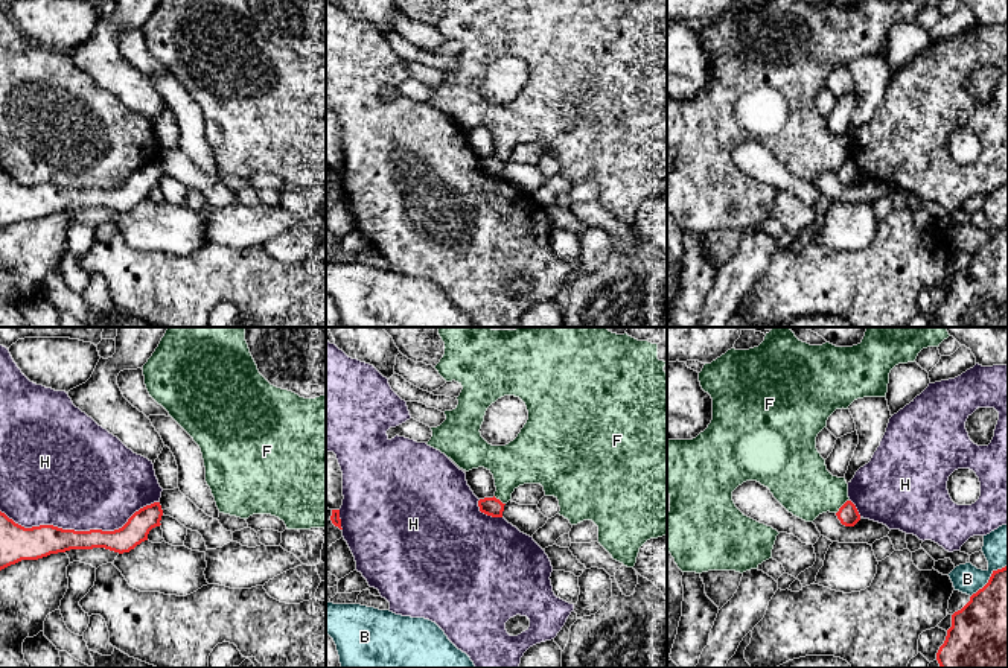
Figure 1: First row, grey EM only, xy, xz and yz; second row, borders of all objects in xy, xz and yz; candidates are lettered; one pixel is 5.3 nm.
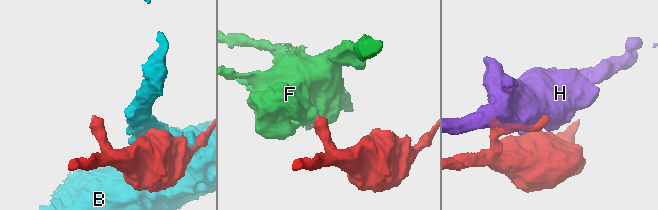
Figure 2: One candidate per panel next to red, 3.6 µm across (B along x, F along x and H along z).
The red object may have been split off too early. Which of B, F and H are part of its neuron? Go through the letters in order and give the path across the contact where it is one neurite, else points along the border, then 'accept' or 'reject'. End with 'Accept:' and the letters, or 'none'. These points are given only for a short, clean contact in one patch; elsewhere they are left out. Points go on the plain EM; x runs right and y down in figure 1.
B: reject
F: along yz (848, 159), (836, 172) | reject
H: reject
Accept: none

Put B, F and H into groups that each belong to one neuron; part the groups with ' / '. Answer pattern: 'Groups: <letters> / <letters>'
Groups: B / F / H

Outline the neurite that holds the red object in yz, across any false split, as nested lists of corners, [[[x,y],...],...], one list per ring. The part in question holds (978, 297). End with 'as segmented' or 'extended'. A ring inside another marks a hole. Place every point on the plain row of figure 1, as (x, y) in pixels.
[[[1008,224],[952,274],[952,286],[936,312],[941,327],[1008,327]]]; as segmented

